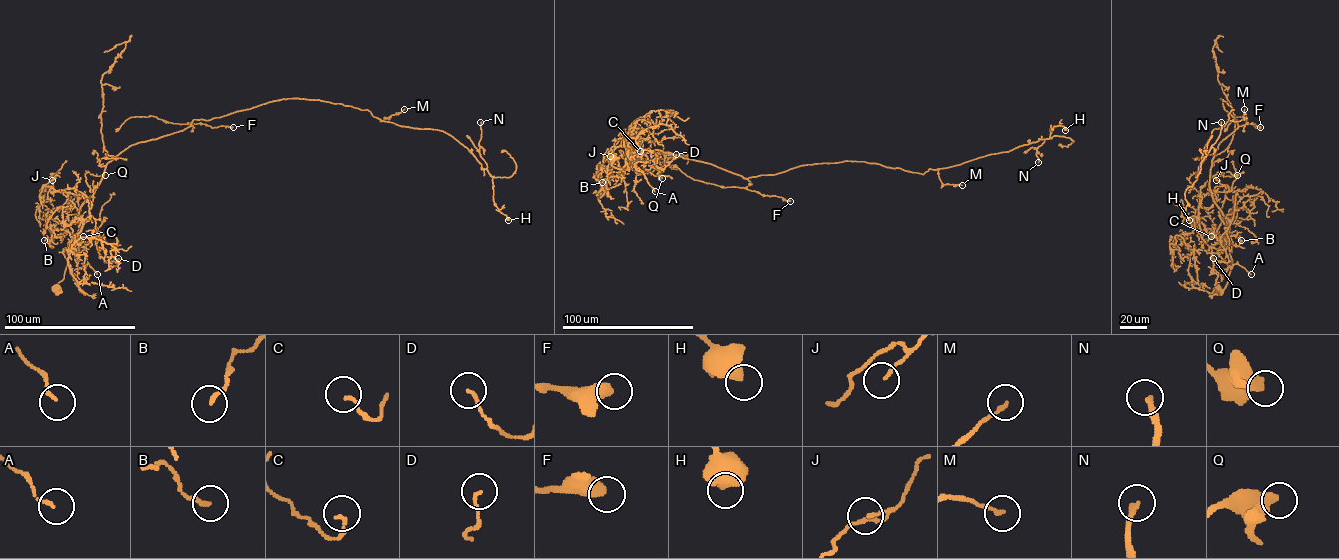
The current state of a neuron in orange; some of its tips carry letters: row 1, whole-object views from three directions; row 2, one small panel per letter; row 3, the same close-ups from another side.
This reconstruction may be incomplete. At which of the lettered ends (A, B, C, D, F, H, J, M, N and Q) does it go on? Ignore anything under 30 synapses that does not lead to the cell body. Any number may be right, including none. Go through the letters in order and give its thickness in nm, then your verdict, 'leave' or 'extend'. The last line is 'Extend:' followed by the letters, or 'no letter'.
A: 120 nm thick; leave
B: 170 nm thick; leave
C: 120 nm thick; leave
D: 120 nm thick; leave
F: 480 nm thick; leave
H: 600 nm thick; leave
J: 100 nm thick; leave
M: 160 nm thick; leave
N: 240 nm thick; extend
Q: 460 nm thick; leave
Extend: N

